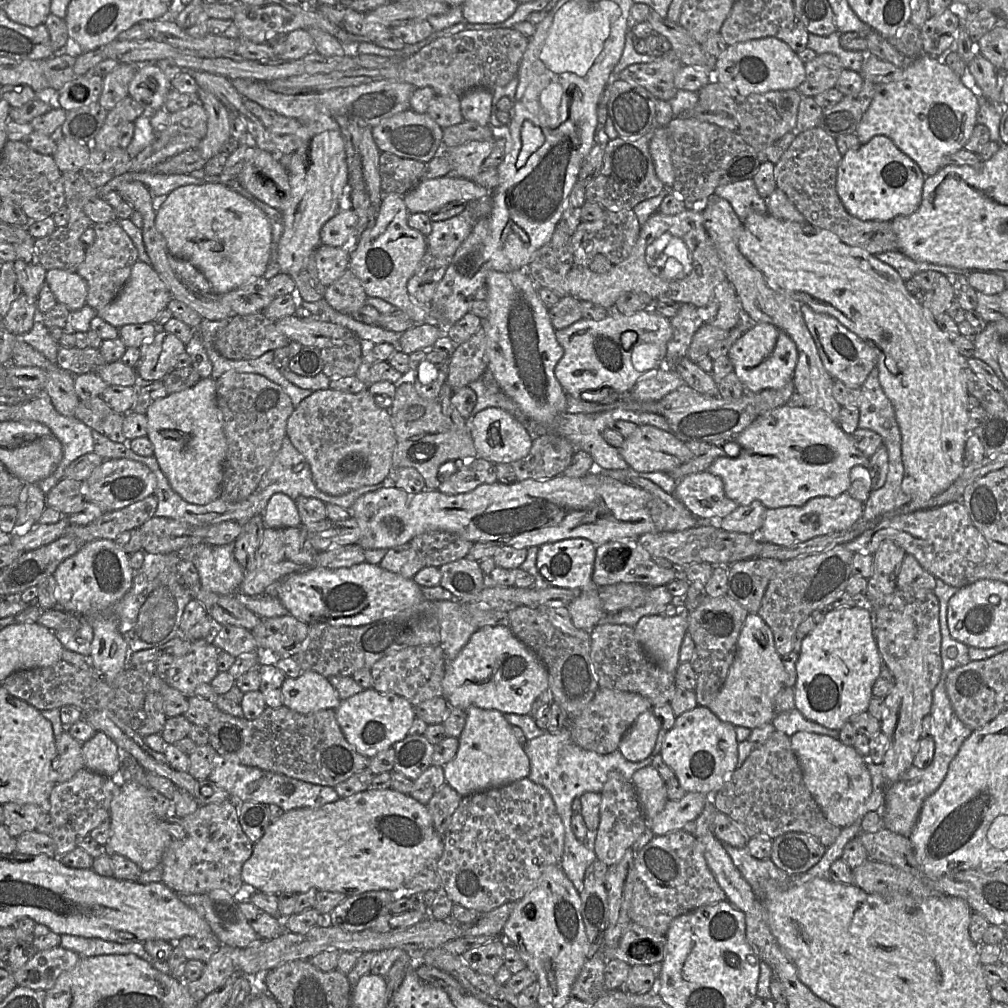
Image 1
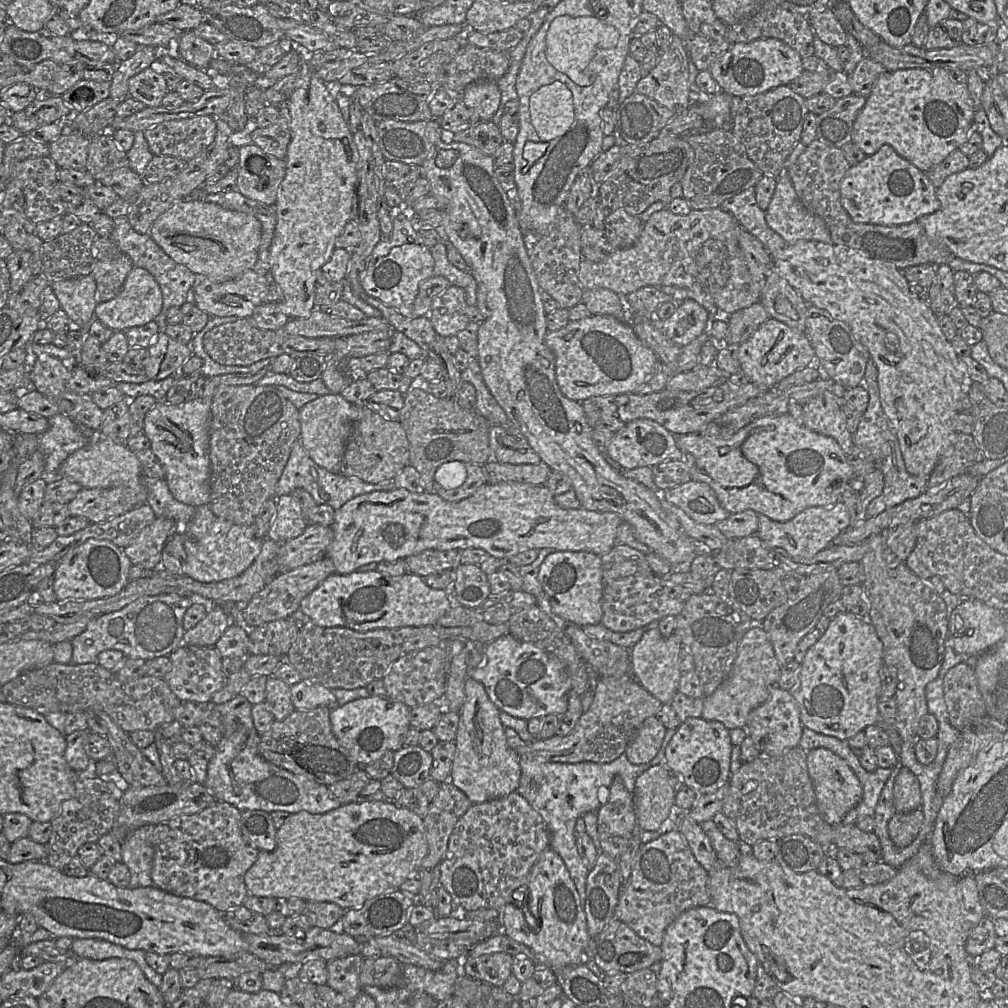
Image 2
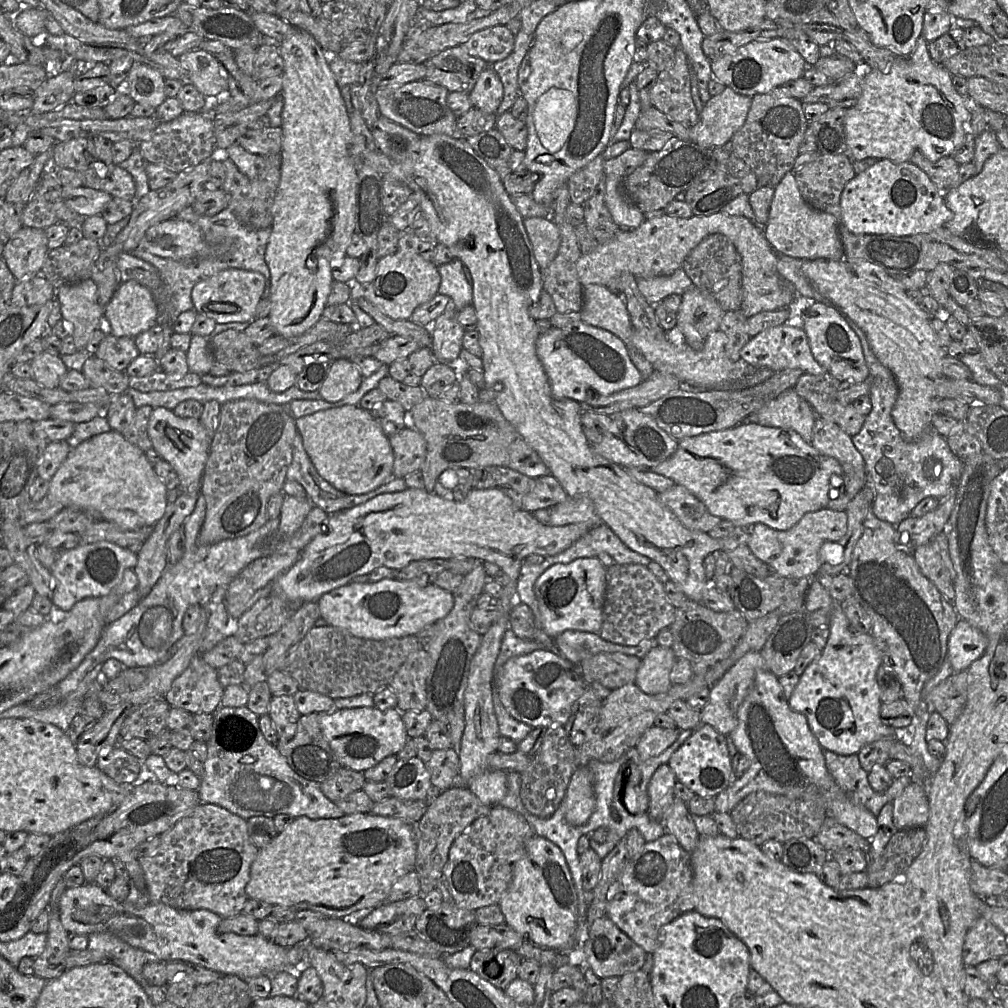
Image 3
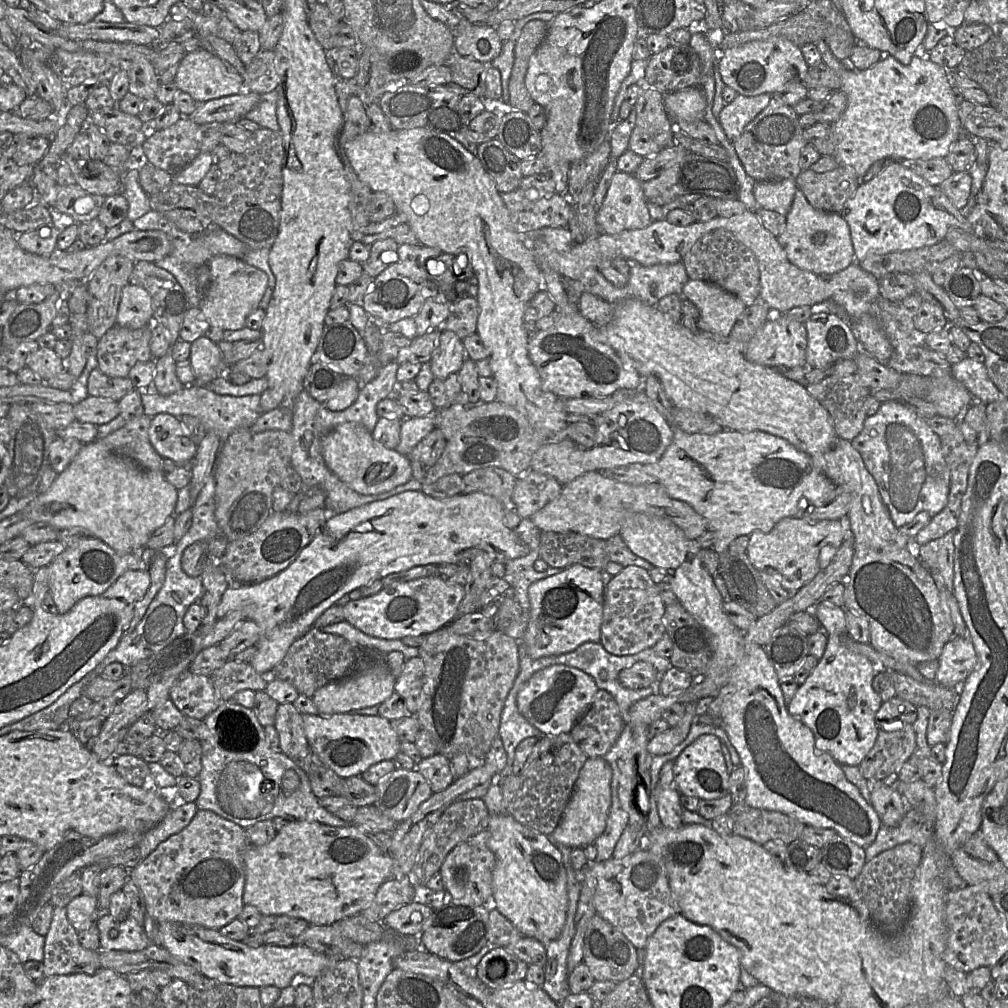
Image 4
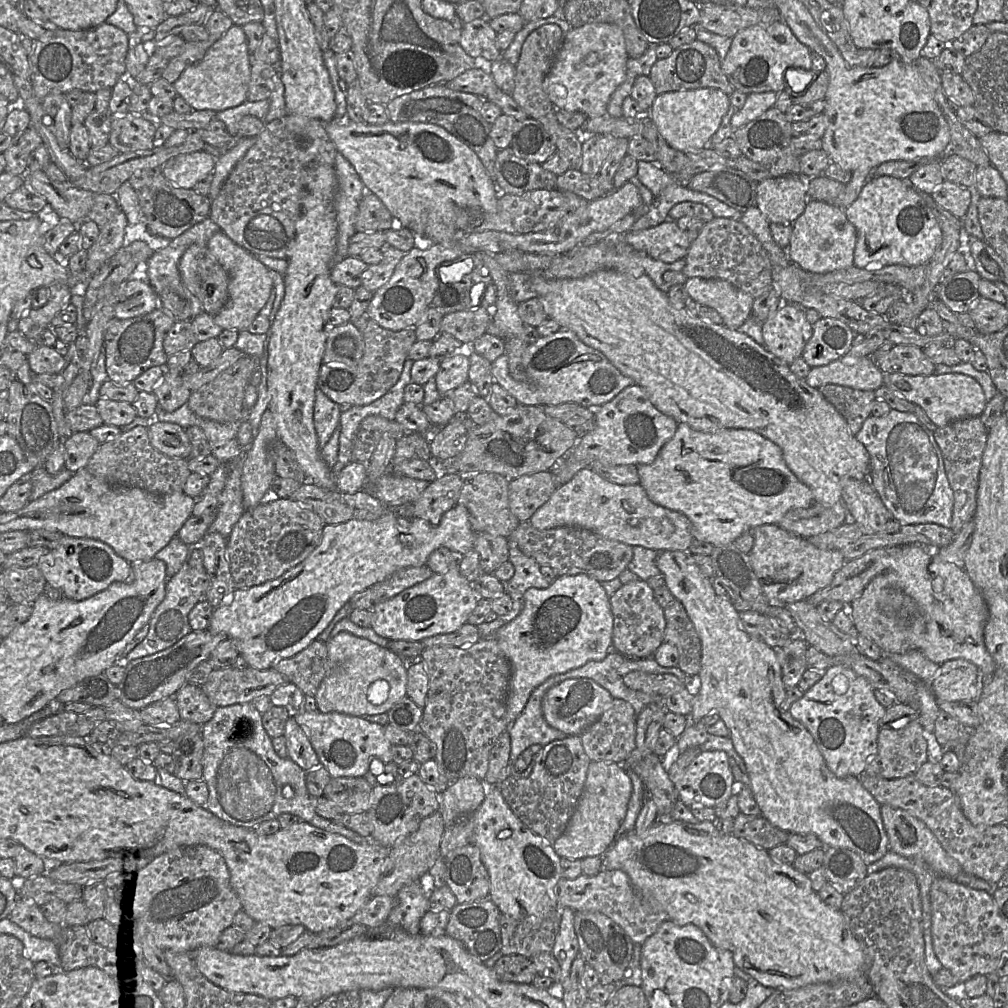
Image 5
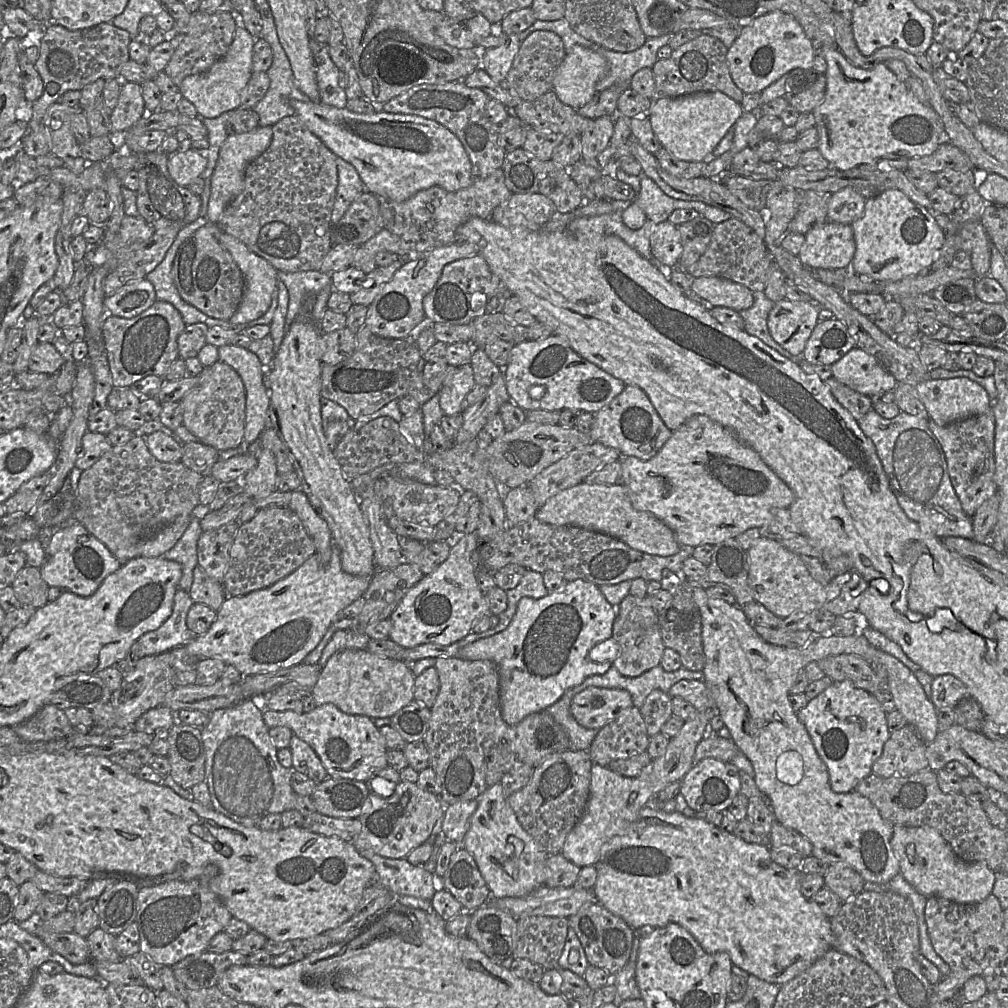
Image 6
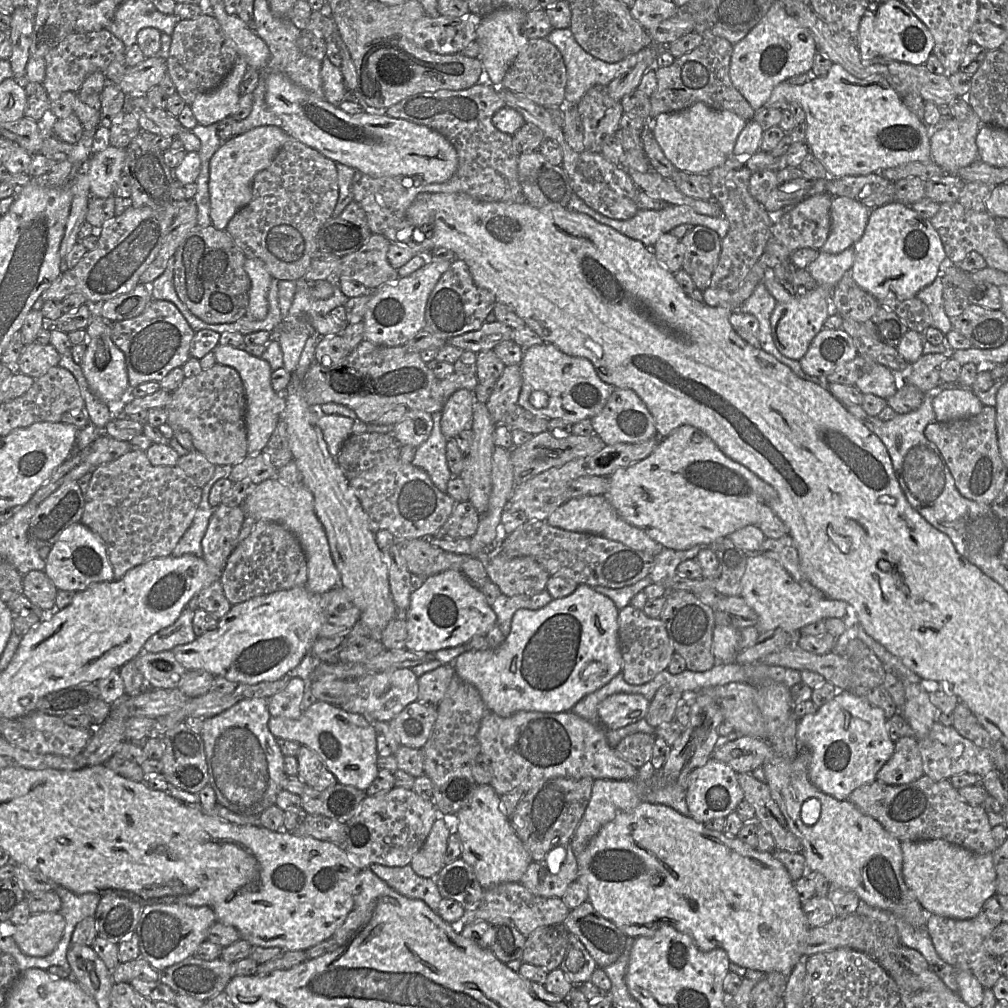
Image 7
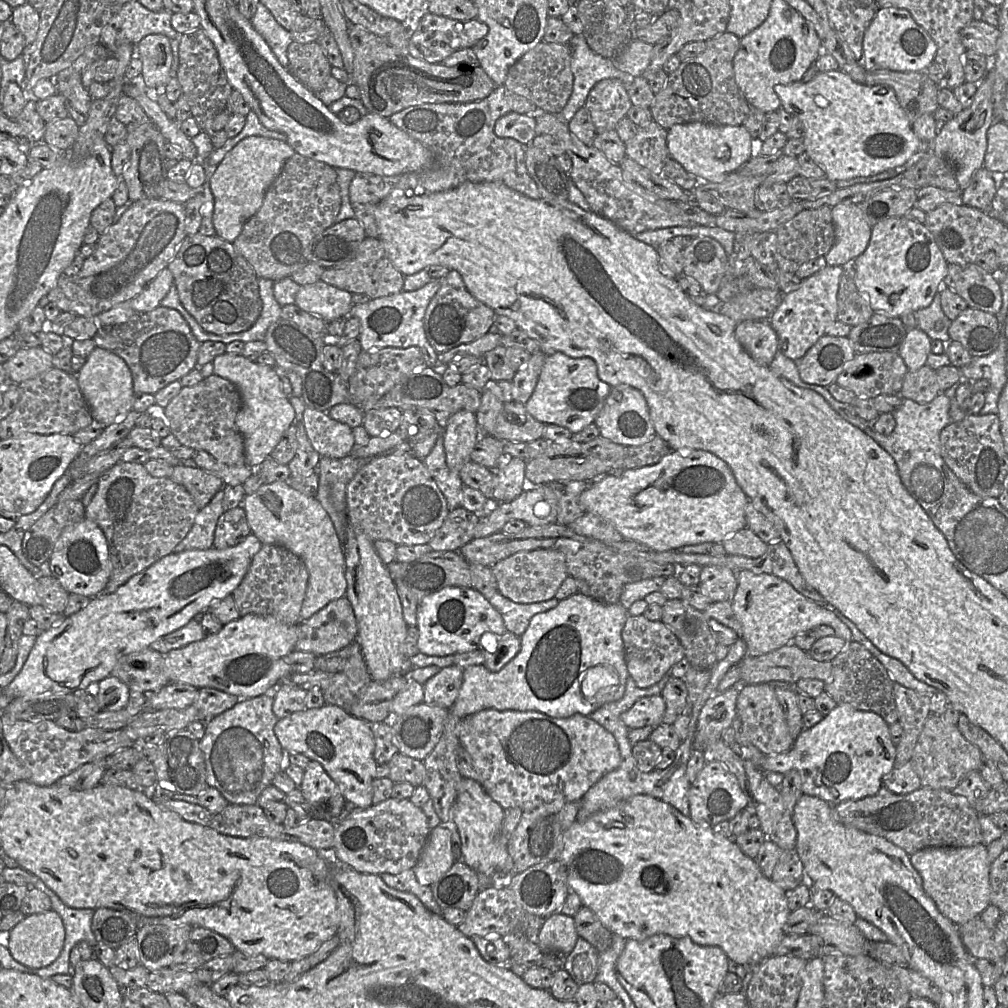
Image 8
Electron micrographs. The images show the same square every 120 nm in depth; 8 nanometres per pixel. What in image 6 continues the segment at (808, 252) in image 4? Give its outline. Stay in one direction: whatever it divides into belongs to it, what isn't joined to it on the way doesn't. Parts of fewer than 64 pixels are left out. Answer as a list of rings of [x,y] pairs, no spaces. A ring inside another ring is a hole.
[[[826,220],[814,225],[805,235],[797,255],[808,268],[840,269],[851,267],[856,243],[849,224]]]

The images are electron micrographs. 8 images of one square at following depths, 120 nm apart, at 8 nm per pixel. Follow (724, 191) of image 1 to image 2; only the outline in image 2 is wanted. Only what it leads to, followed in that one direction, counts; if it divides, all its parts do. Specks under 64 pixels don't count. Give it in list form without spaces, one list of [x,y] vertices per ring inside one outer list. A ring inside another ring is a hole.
[[[755,188],[746,189],[739,194],[726,199],[723,201],[720,208],[725,212],[730,213],[741,226],[757,238],[771,256],[773,254],[778,254],[779,251],[786,247],[786,241],[768,226],[765,219],[766,213],[757,204]]]

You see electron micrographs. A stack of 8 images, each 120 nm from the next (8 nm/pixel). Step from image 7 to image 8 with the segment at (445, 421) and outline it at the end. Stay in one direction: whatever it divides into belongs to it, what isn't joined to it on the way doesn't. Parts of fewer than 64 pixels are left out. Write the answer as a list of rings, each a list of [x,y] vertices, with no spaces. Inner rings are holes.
[[[461,410],[453,414],[443,429],[446,461],[450,470],[459,473],[471,460],[472,451],[481,435],[476,414]]]

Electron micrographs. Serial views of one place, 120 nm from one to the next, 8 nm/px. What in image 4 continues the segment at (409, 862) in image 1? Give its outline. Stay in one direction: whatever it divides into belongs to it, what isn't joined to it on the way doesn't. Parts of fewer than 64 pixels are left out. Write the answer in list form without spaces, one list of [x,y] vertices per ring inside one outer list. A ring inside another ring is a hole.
[[[293,821],[278,831],[276,836],[267,844],[262,846],[249,846],[245,851],[244,863],[246,880],[243,891],[243,902],[245,905],[255,906],[263,915],[286,915],[303,918],[311,925],[331,925],[342,919],[357,915],[372,902],[380,886],[392,877],[392,834],[393,832],[365,832],[354,824],[349,824],[344,827],[333,827],[319,822]]]

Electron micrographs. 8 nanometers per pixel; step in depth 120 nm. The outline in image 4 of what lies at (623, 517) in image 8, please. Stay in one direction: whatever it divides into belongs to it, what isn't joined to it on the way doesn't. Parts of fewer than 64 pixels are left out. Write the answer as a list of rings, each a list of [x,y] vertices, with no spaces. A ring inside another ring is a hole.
[[[654,375],[644,377],[642,390],[672,426],[674,436],[662,457],[655,463],[644,464],[644,469],[658,479],[658,483],[665,487],[671,498],[688,503],[707,520],[708,530],[715,533],[715,542],[711,549],[719,558],[728,553],[728,547],[735,538],[750,536],[755,531],[768,533],[784,518],[802,517],[805,508],[820,505],[835,488],[836,485],[808,454],[785,439],[762,431],[685,433],[674,425],[674,405],[665,394],[660,380]]]

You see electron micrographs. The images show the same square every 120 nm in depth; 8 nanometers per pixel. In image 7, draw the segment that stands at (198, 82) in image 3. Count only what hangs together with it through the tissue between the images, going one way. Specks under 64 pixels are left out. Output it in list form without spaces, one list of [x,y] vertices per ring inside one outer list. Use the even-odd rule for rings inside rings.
[[[238,56],[232,70],[216,89],[196,96],[190,107],[200,125],[218,123],[236,111],[239,86],[247,67],[245,59]]]

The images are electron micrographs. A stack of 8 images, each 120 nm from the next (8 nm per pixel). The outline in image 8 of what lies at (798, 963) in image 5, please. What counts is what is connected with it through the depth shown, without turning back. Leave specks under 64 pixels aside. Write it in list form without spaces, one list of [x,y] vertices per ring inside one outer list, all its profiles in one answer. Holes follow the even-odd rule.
[[[636,795],[621,801],[611,808],[598,811],[582,822],[575,821],[564,833],[562,851],[559,860],[565,868],[567,884],[575,892],[582,904],[591,909],[601,923],[614,935],[634,940],[645,940],[656,934],[673,937],[688,937],[702,946],[718,946],[730,958],[743,966],[753,967],[773,954],[784,934],[784,926],[790,915],[786,892],[771,879],[766,878],[756,862],[746,856],[735,844],[735,835],[729,839],[717,834],[709,824],[696,824],[690,817],[682,815],[666,802],[648,795]]]

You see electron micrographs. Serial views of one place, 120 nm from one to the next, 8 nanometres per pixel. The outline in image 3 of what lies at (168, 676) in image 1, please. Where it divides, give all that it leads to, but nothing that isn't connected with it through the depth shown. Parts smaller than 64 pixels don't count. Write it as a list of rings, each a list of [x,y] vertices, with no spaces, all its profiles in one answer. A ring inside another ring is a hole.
[[[199,654],[173,681],[165,698],[170,707],[184,709],[193,715],[213,714],[221,706],[223,692],[217,670]]]

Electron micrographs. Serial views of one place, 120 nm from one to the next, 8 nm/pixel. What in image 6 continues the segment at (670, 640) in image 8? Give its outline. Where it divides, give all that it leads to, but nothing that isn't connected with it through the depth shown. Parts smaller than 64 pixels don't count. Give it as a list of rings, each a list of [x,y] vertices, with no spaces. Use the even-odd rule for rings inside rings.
[[[617,615],[612,638],[619,644],[620,653],[613,665],[621,675],[638,677],[659,666],[666,646],[659,626],[653,630],[626,629],[622,617]]]

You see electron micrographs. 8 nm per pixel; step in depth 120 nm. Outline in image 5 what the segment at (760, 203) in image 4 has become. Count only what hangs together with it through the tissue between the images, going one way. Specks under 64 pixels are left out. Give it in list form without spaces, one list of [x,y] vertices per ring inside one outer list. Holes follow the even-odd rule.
[[[802,176],[768,178],[758,182],[756,207],[769,223],[791,224],[808,201],[807,181]]]

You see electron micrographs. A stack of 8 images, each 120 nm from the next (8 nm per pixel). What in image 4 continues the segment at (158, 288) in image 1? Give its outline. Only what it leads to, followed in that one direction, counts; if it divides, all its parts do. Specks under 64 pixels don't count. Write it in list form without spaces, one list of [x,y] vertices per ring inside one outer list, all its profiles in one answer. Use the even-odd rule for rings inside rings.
[[[127,284],[122,289],[116,324],[129,329],[139,329],[153,320],[153,303],[142,287]]]

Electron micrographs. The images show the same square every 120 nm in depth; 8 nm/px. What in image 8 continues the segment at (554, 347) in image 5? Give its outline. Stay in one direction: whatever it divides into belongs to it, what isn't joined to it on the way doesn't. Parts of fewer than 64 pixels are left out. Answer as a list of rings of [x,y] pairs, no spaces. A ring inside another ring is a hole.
[[[555,351],[546,354],[537,384],[525,407],[536,420],[563,426],[575,434],[595,421],[611,387],[599,378],[596,362],[591,357],[574,357]]]

